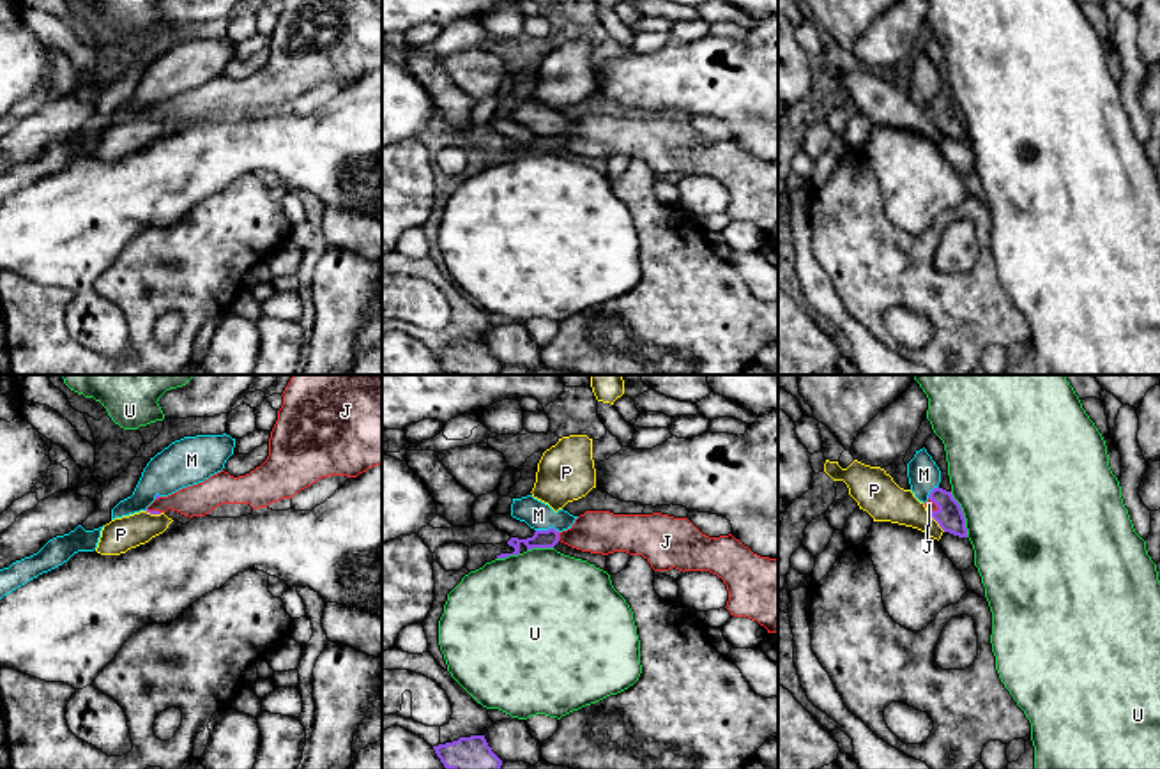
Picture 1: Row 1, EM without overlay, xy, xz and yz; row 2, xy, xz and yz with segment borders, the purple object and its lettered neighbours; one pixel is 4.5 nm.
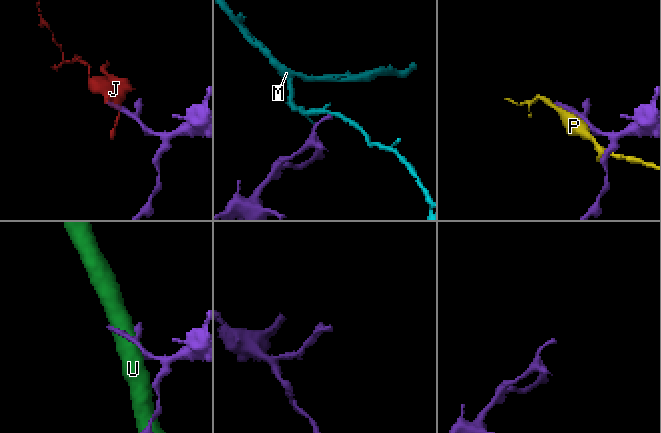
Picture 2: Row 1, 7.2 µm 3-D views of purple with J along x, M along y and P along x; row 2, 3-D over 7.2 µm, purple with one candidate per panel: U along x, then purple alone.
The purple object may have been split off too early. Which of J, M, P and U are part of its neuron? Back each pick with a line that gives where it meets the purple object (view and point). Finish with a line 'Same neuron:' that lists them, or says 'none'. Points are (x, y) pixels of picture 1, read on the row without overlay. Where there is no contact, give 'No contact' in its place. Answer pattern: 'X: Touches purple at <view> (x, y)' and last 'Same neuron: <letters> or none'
J: Touches purple at xz (557, 140)
Same neuron: J

